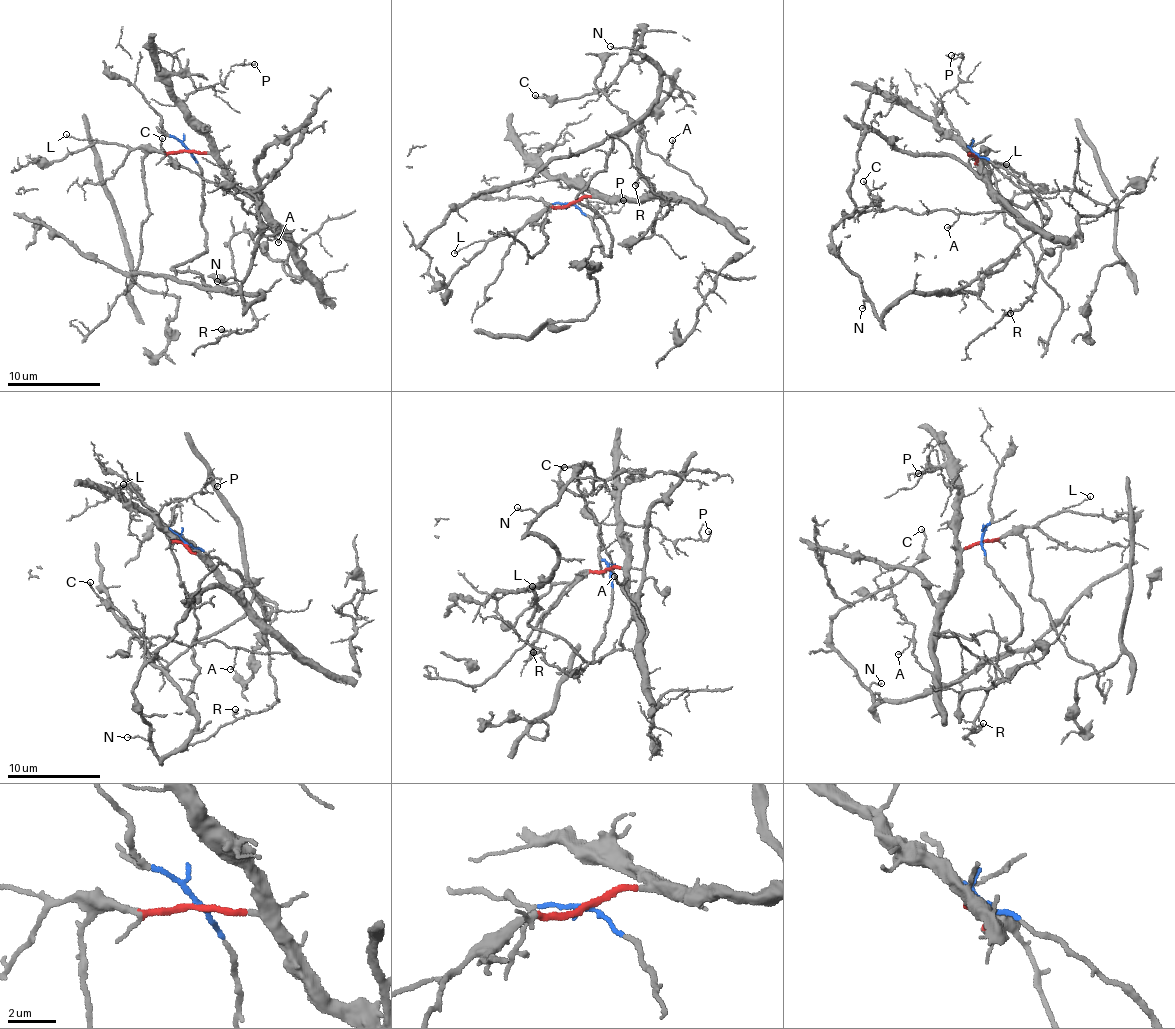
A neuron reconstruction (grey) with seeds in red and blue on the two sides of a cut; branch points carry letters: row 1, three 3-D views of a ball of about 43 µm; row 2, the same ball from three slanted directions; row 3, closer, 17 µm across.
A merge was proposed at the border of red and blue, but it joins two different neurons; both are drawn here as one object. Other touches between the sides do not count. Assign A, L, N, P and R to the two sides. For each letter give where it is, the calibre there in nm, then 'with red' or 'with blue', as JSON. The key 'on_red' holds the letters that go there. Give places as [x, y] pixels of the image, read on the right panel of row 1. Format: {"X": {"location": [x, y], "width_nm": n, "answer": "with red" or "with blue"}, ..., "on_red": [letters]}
{"A": {"location": [947, 227], "width_nm": 120, "answer": "with red"}, "L": {"location": [1006, 164], "width_nm": 110, "answer": "with red"}, "N": {"location": [862, 308], "width_nm": 120, "answer": "with blue"}, "P": {"location": [951, 55], "width_nm": 100, "answer": "with red"}, "R": {"location": [1010, 313], "width_nm": 170, "answer": "with red"}, "on_red": ["A", "L", "P", "R"]}

